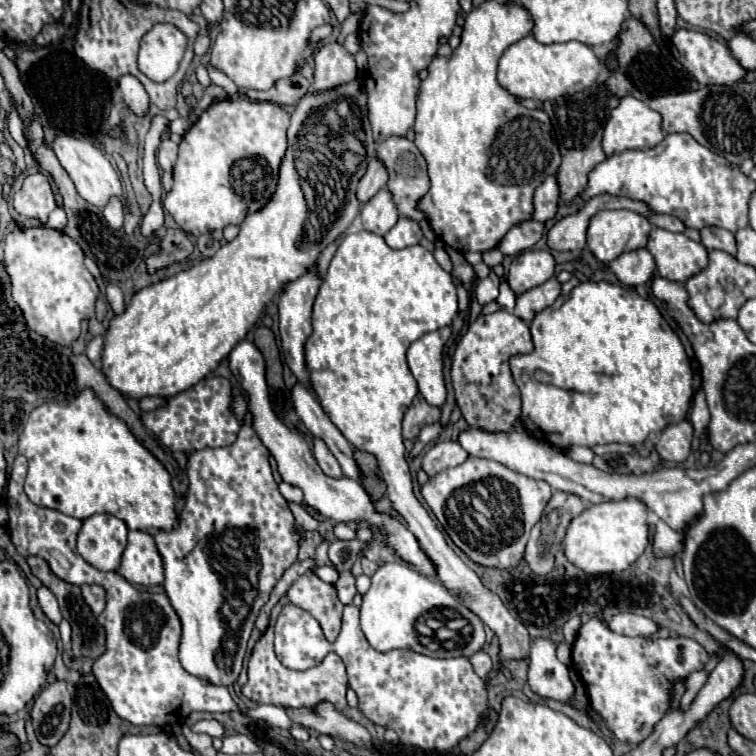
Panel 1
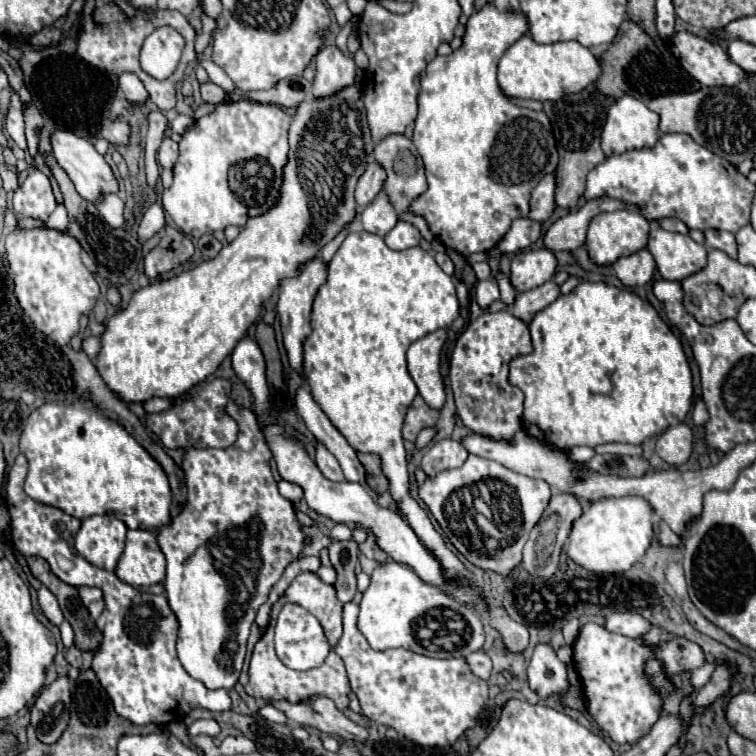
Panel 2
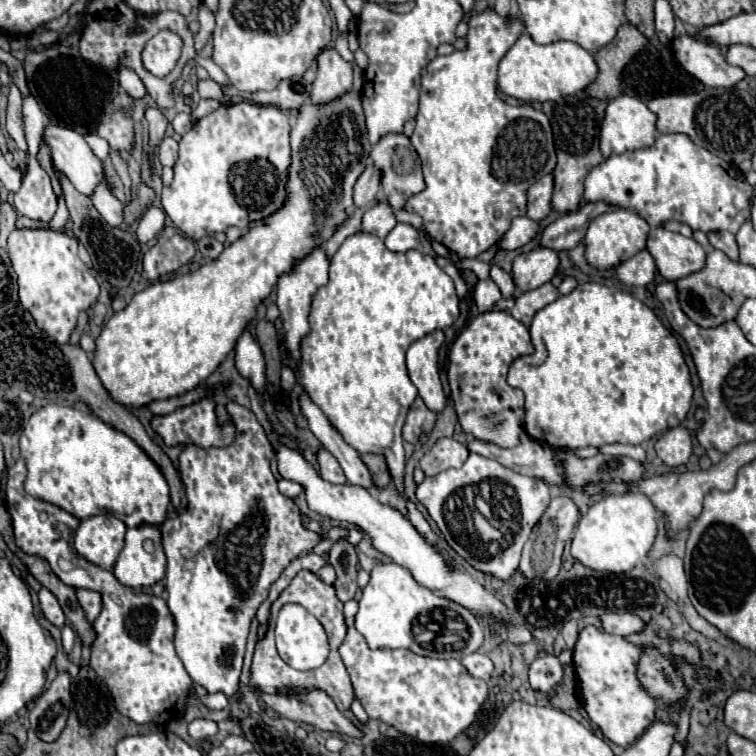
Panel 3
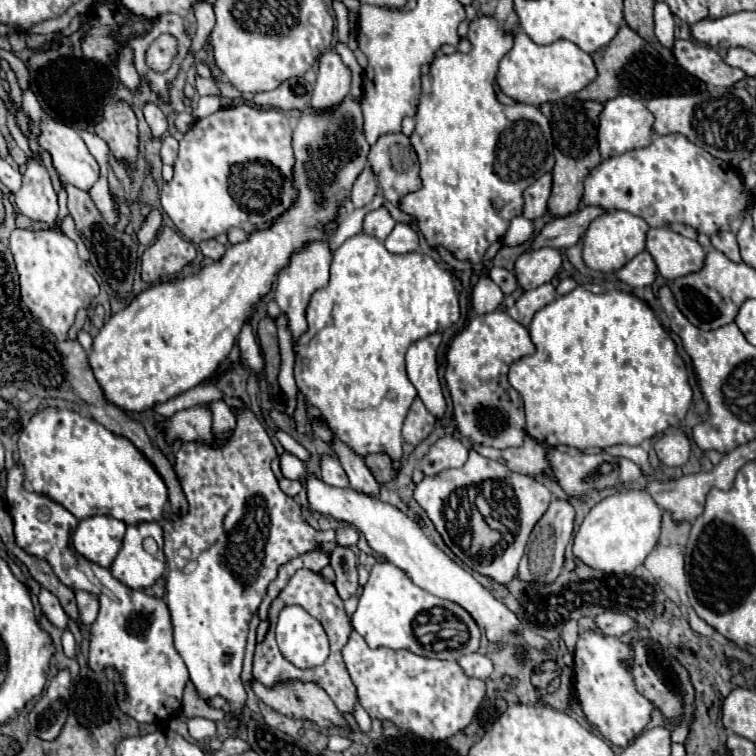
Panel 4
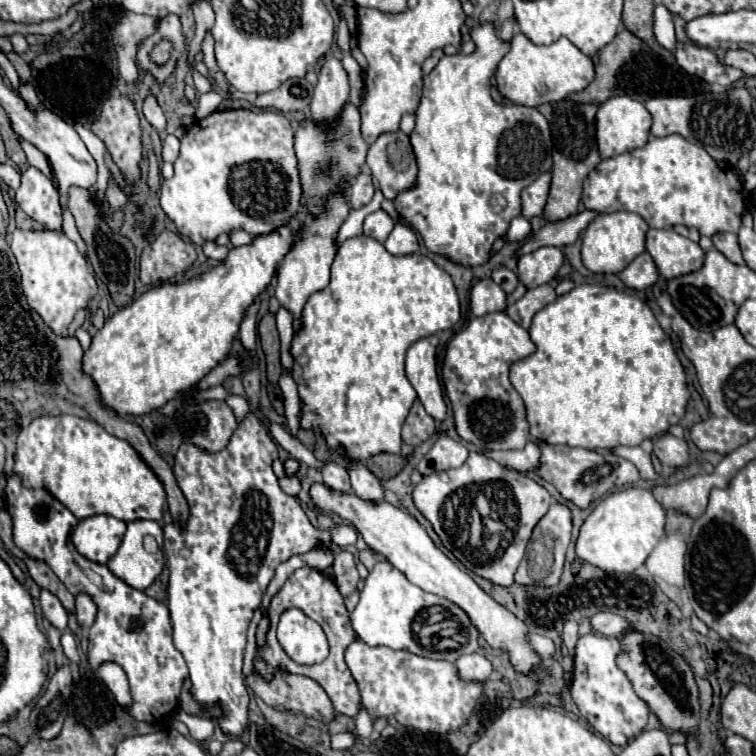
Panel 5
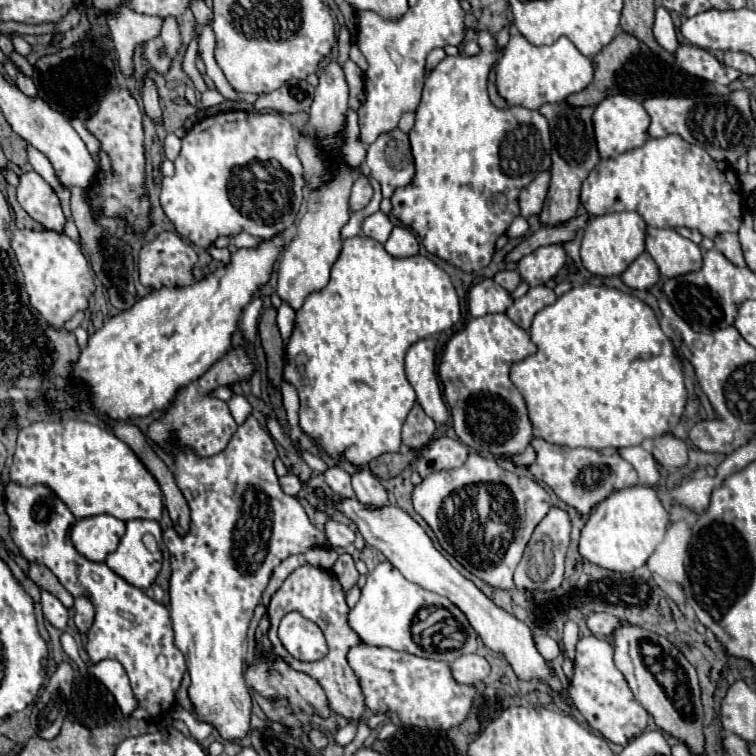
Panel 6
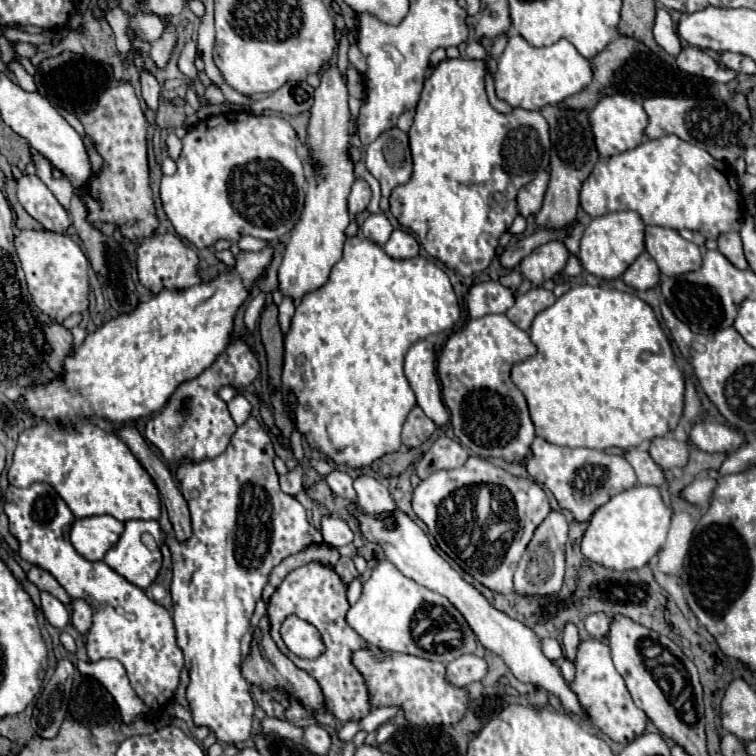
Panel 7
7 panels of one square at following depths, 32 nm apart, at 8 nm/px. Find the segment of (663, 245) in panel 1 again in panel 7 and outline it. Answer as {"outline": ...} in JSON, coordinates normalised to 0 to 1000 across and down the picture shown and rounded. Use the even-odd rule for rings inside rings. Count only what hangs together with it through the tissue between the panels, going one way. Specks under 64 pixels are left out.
{"outline":[[[854,299],[854,333],[868,344],[878,365],[899,365],[929,349],[926,328],[889,302]]]}

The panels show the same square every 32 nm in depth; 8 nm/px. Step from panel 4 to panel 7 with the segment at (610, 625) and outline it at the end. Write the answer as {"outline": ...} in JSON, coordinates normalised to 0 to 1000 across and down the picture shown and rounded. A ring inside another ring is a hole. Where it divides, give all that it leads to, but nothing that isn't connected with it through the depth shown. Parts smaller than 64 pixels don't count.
{"outline":[[[791,810],[791,812],[780,812],[775,820],[775,833],[780,836],[780,841],[786,844],[802,844],[804,841],[804,831],[810,825],[810,815],[807,812],[799,812],[799,810]]]}

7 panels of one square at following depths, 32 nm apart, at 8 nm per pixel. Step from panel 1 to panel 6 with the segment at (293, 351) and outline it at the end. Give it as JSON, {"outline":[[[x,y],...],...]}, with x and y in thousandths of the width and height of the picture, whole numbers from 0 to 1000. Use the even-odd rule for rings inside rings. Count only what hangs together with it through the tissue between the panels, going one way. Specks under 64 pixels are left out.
{"outline":[[[450,217],[437,243],[431,243],[423,251],[407,254],[402,262],[405,265],[402,288],[397,288],[392,310],[373,339],[373,347],[368,354],[368,378],[365,378],[365,389],[370,392],[370,397],[384,402],[389,410],[397,410],[405,392],[429,381],[437,370],[437,354],[444,347],[452,328],[450,304],[460,294],[460,286],[463,286],[460,259],[463,259],[466,241],[468,238],[466,238],[463,225]]]}

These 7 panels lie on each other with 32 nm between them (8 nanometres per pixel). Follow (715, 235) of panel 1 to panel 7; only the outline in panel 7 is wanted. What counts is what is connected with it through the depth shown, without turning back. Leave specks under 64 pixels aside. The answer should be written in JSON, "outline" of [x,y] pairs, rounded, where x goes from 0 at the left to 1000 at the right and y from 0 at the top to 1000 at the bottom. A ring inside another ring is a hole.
{"outline":[[[976,307],[952,310],[947,320],[950,320],[950,331],[952,331],[974,354],[981,354],[981,357],[989,354],[989,347],[987,347],[987,341],[984,341],[984,331],[981,331],[981,317],[979,317],[979,310],[976,310]]]}

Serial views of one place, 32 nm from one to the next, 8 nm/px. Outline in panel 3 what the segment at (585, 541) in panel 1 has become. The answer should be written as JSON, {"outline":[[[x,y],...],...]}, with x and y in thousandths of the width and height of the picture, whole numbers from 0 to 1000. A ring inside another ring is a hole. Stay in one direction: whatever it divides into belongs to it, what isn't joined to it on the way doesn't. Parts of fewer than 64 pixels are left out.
{"outline":[[[831,651],[823,656],[799,656],[786,664],[780,675],[765,688],[754,720],[754,733],[775,751],[791,757],[831,757],[841,746],[849,746],[868,712],[870,675],[847,651]]]}

